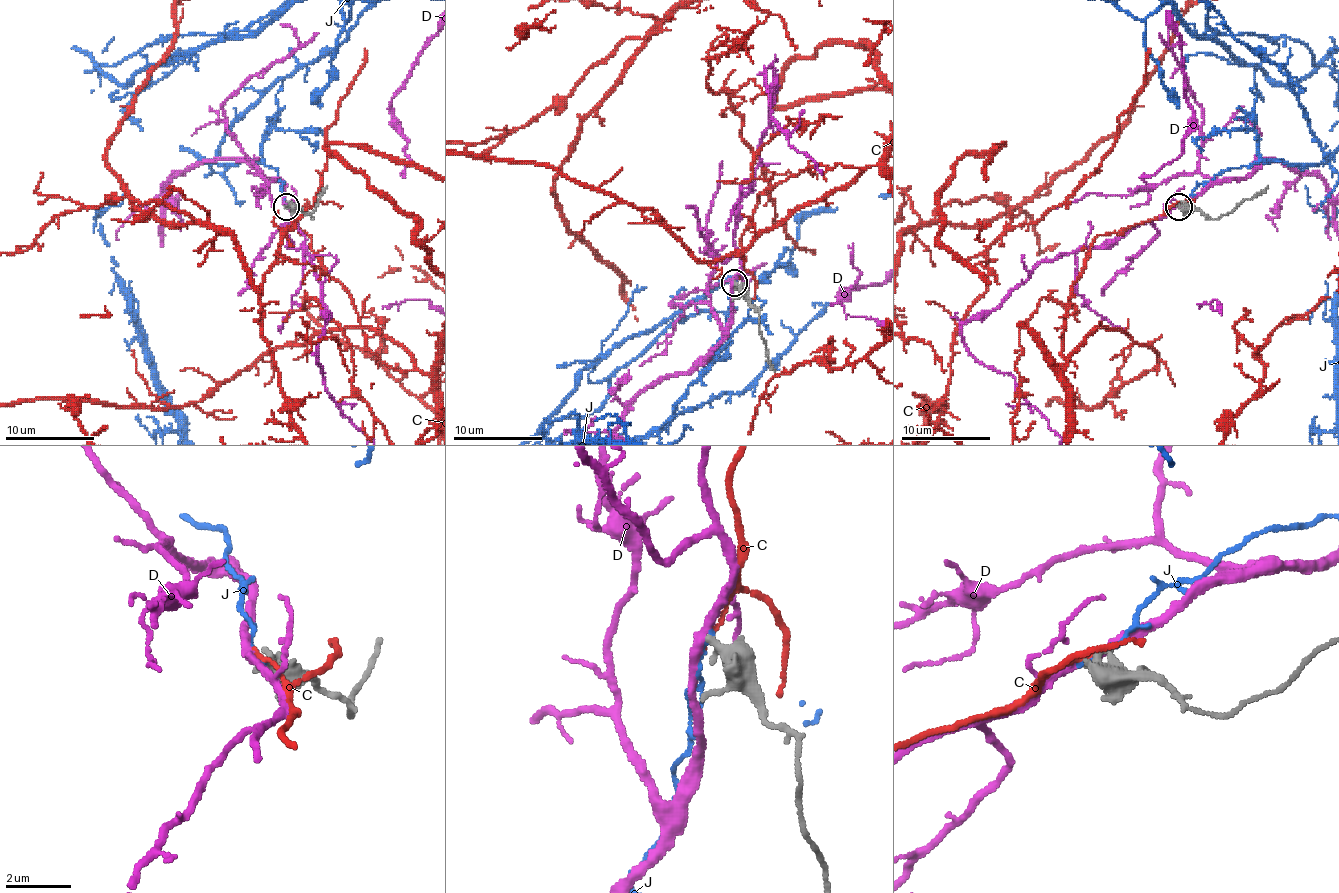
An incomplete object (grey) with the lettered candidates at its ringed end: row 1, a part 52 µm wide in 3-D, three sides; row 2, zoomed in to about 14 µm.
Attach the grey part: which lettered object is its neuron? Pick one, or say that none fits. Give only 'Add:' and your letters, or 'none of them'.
Add: none of them

